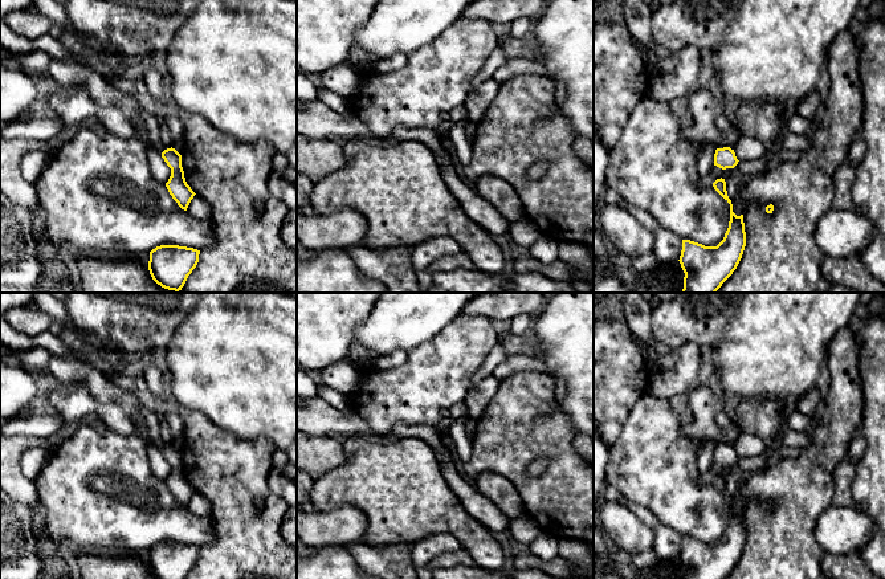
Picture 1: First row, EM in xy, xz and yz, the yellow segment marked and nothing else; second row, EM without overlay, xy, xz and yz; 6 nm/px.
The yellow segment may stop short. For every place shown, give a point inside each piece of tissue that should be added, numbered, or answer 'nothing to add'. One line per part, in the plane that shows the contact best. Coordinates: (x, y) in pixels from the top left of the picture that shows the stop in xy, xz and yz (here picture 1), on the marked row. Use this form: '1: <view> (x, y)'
nothing to add

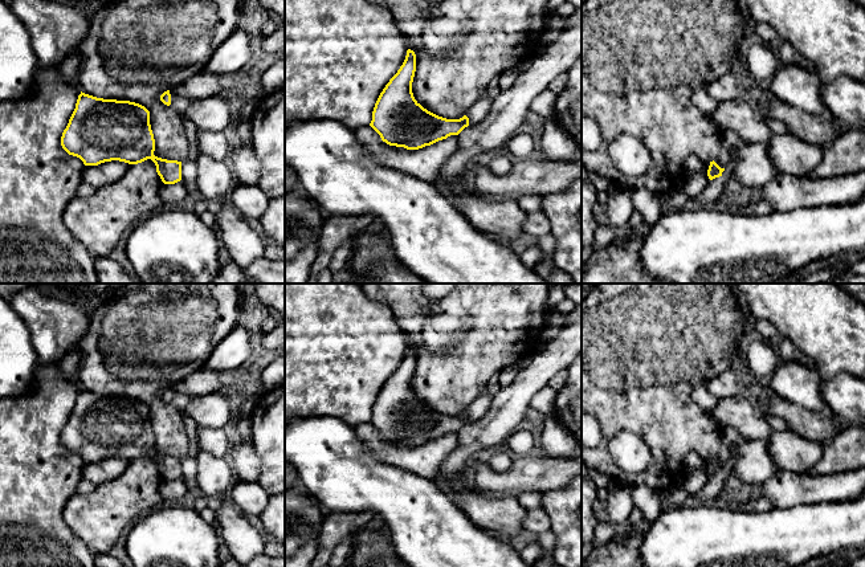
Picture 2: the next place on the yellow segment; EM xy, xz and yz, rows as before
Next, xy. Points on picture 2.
1: xy (178, 102)

